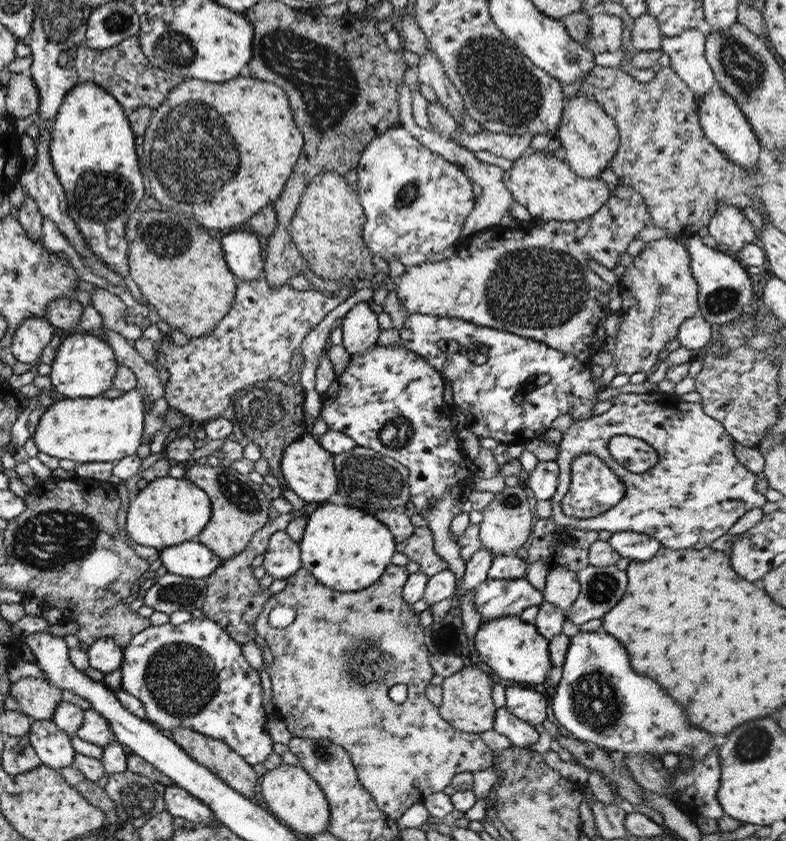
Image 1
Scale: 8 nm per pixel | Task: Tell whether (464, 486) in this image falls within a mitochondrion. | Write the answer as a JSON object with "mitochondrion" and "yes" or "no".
{"mitochondrion":"no"}

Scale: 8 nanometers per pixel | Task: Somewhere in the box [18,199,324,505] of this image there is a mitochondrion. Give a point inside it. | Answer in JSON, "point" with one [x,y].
{"point":[168,238]}

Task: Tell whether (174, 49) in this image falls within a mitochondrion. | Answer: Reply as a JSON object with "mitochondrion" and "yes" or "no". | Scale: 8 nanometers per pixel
{"mitochondrion":"yes"}

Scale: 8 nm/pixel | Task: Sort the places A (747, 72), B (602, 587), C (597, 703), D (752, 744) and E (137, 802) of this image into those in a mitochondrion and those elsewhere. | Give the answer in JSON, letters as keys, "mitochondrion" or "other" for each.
{"A":"mitochondrion","B":"mitochondrion","C":"mitochondrion","D":"mitochondrion","E":"mitochondrion"}

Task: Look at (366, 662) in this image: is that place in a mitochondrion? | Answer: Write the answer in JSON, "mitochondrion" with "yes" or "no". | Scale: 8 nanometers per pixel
{"mitochondrion":"yes"}

